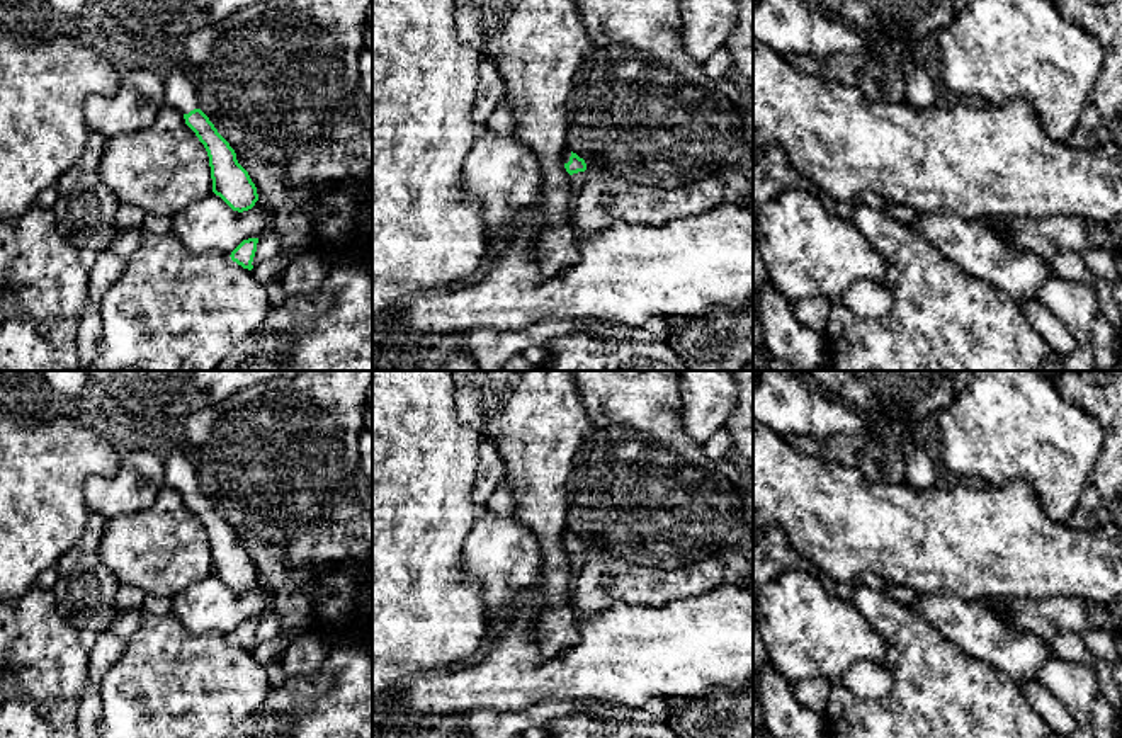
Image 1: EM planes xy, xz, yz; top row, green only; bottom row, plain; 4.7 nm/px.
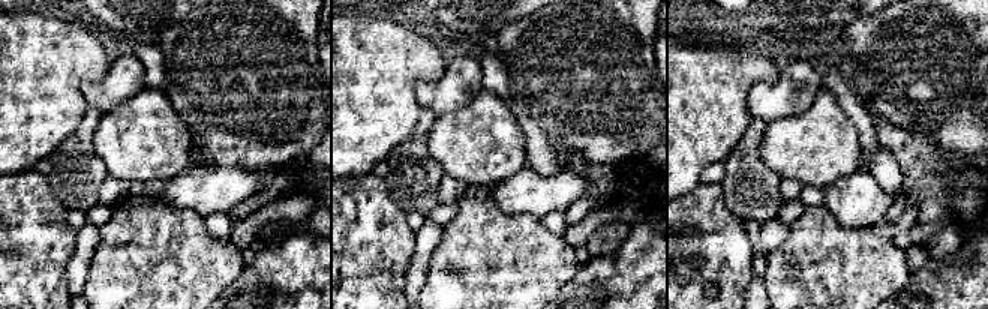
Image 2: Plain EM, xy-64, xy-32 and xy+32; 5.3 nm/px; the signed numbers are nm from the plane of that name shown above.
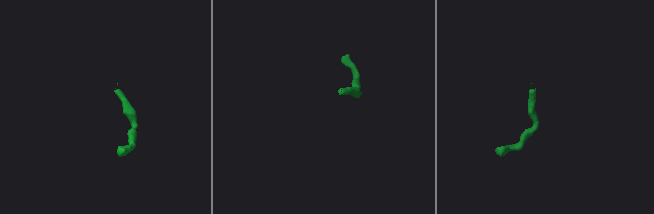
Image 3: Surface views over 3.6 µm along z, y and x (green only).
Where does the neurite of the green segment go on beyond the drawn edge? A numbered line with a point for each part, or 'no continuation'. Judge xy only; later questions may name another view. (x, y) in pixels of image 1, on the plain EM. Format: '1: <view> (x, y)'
1: xy (179, 471)

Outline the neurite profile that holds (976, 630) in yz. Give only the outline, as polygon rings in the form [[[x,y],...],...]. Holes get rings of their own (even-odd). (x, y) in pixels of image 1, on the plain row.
[[[935,592],[916,595],[908,607],[967,656],[1015,682],[1037,680],[1042,665],[1052,658],[1051,643],[1012,627],[983,600]]]

